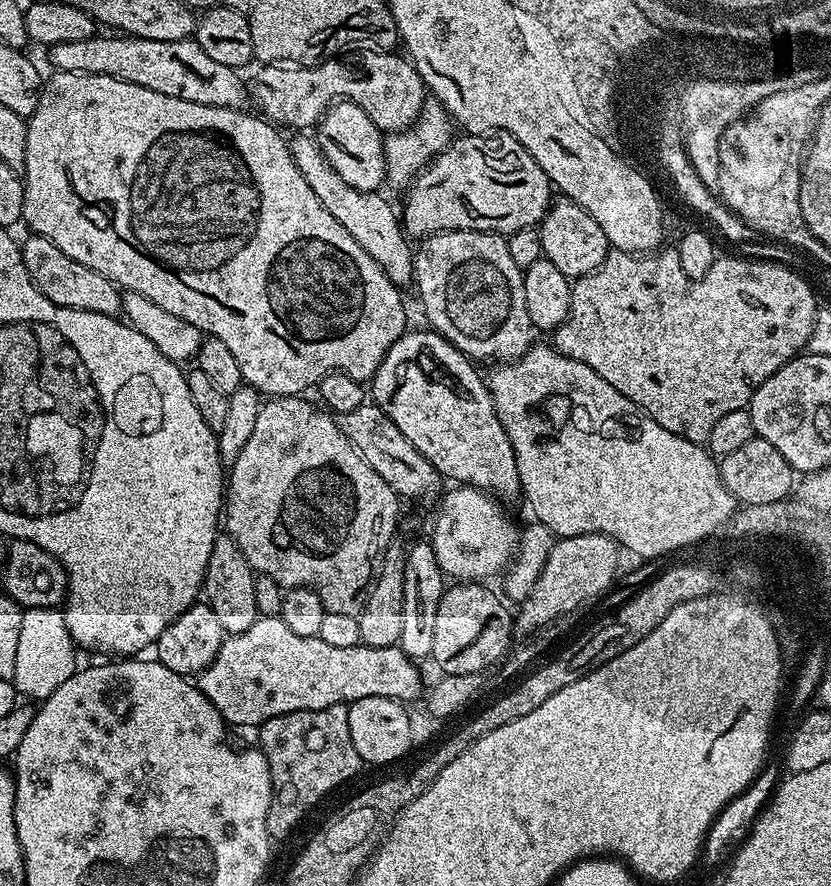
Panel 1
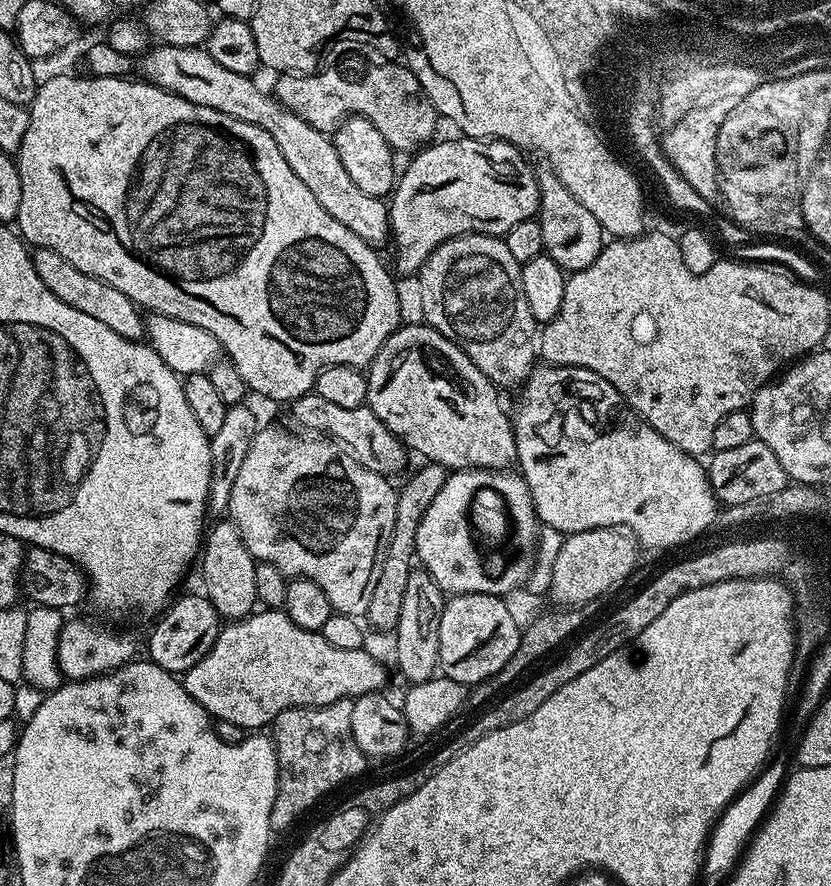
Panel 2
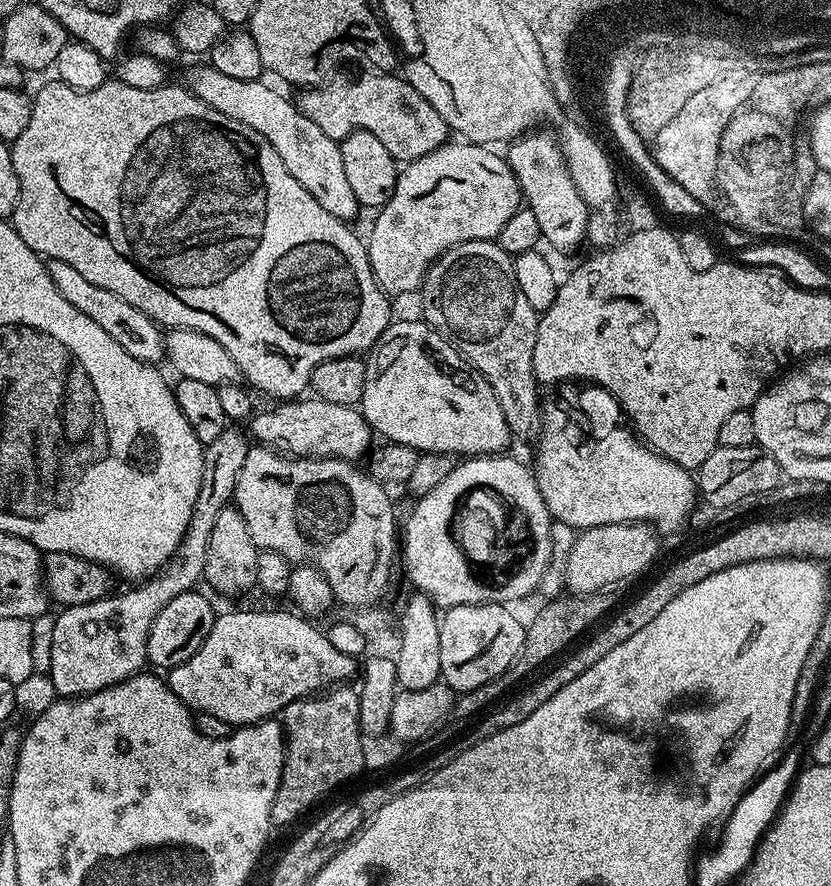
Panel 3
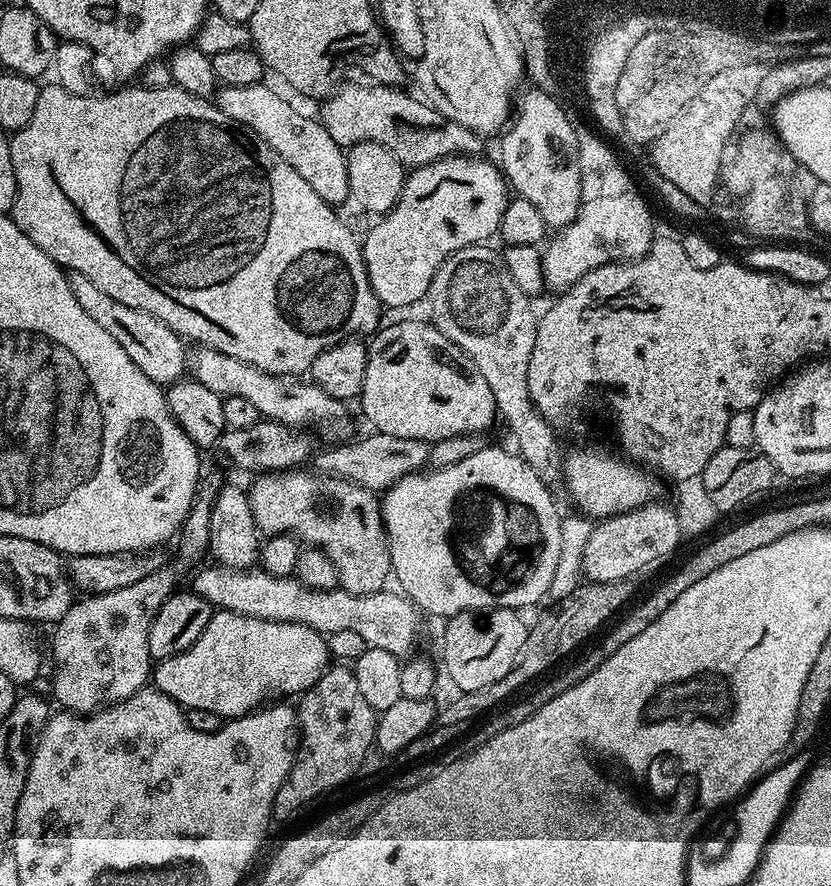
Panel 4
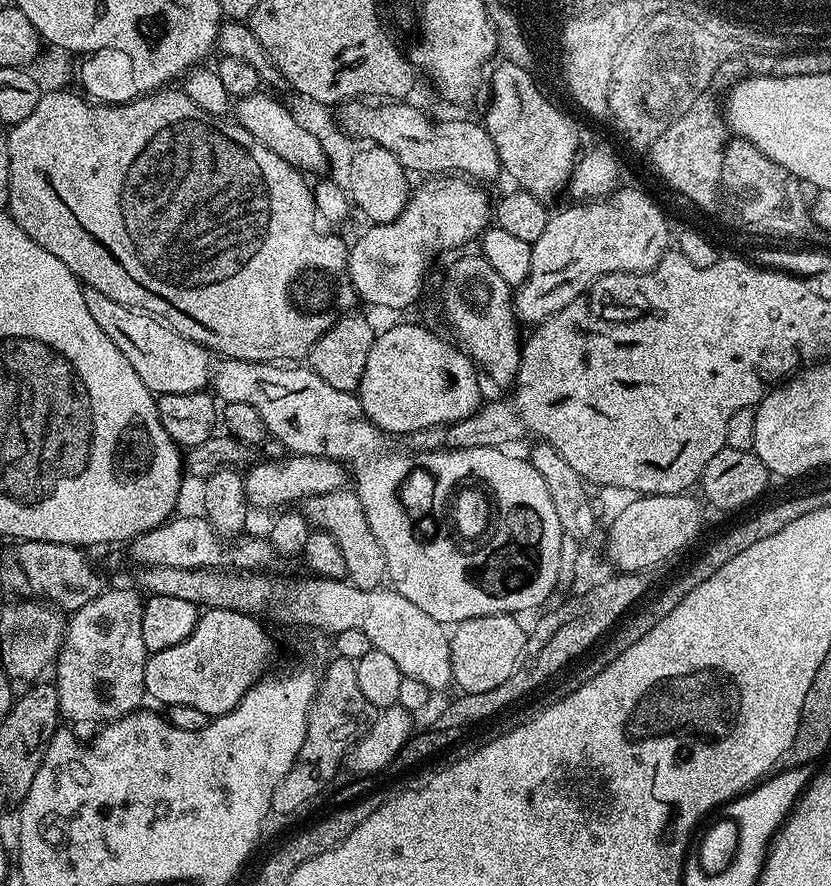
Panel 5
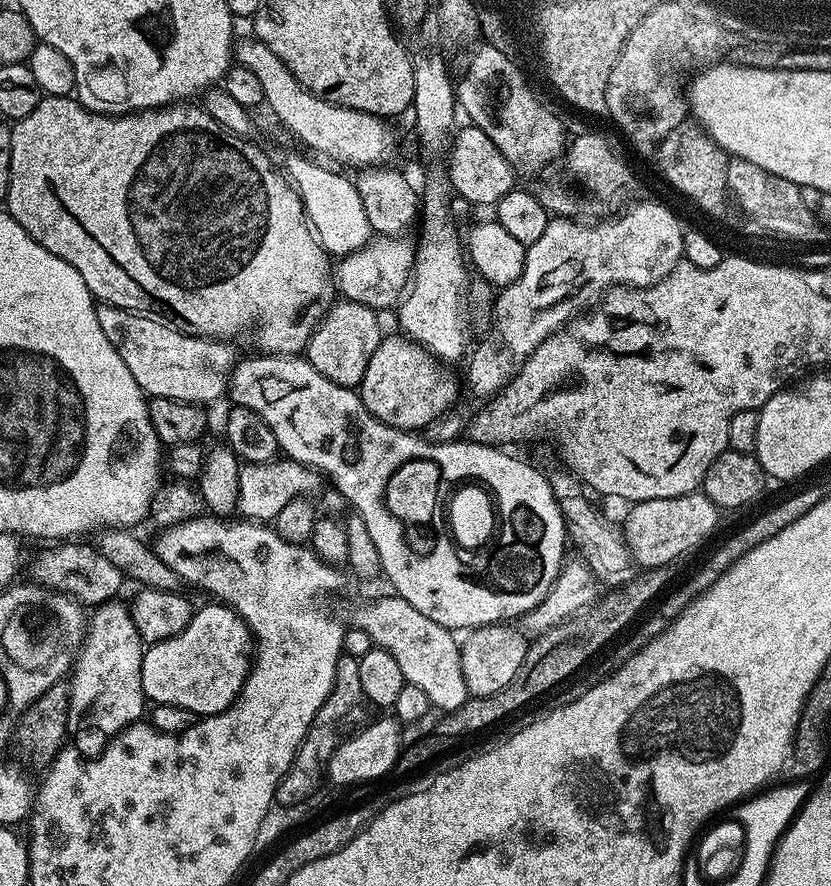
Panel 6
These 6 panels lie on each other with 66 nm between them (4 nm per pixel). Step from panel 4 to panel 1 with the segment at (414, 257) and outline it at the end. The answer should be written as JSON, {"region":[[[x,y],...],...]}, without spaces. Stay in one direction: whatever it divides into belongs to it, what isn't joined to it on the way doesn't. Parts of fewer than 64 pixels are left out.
{"region":[[[496,130],[491,134],[464,134],[461,137],[461,140],[459,138],[453,139],[443,152],[438,153],[431,164],[427,168],[422,168],[420,173],[407,185],[408,197],[404,200],[404,212],[402,208],[402,227],[405,233],[412,238],[423,238],[433,236],[436,232],[447,232],[454,228],[469,228],[472,232],[499,232],[501,234],[520,232],[523,228],[535,229],[543,220],[545,214],[548,213],[548,209],[554,200],[554,195],[552,196],[554,185],[542,170],[542,166],[538,166],[538,162],[534,162],[531,154],[522,146],[522,142],[518,142],[508,132]]]}

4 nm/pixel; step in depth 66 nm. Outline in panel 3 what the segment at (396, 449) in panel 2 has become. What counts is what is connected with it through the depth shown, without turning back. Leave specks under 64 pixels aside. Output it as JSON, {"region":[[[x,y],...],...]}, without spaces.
{"region":[[[315,396],[281,401],[251,419],[249,433],[257,443],[297,459],[337,458],[354,462],[369,451],[374,434],[357,407],[339,406]]]}

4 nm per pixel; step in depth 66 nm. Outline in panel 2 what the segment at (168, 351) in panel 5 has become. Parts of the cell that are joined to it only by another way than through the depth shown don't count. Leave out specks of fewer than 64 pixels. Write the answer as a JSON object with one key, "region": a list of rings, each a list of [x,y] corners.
{"region":[[[49,248],[35,249],[32,252],[32,261],[34,270],[38,270],[38,278],[46,282],[46,290],[50,290],[50,294],[54,294],[62,302],[66,302],[66,306],[74,306],[74,310],[82,310],[82,314],[90,314],[90,318],[110,326],[110,330],[114,330],[114,334],[122,334],[122,338],[137,342],[145,339],[145,317],[136,303],[126,298],[126,294],[122,294],[122,290],[114,290],[114,286],[90,274],[82,274],[78,266],[66,262],[62,254],[54,254],[54,250]]]}

